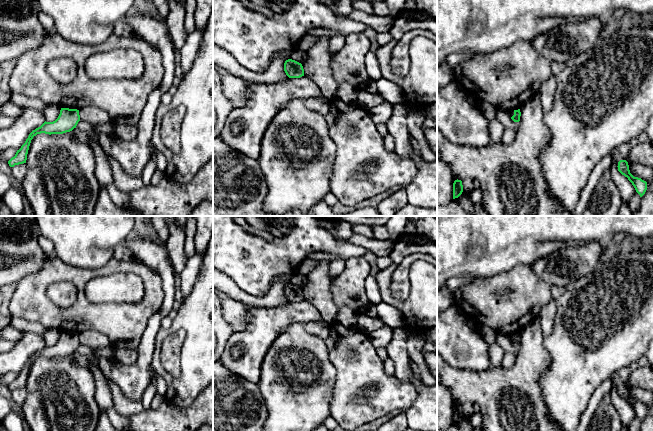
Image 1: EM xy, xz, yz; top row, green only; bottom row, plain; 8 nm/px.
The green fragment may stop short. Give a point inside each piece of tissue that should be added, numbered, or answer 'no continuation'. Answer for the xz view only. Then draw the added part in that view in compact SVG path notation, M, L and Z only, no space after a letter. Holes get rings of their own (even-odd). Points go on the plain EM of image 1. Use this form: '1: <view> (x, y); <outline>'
no continuation

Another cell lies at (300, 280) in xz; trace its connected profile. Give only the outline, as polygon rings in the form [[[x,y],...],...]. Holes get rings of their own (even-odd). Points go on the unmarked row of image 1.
[[[296,273],[292,275],[291,283],[303,288],[307,284],[307,276]]]

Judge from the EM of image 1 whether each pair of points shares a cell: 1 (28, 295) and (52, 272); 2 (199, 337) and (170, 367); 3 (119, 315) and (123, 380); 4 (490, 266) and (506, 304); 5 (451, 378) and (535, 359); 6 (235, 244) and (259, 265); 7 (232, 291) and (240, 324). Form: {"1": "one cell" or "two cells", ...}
{"1": "one cell", "2": "two cells", "3": "two cells", "4": "two cells", "5": "one cell", "6": "one cell", "7": "two cells"}

